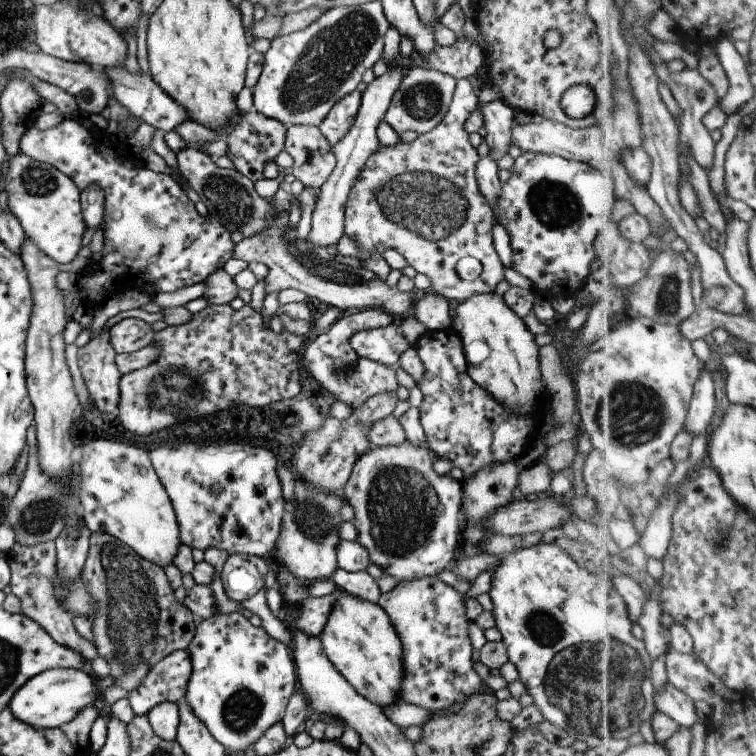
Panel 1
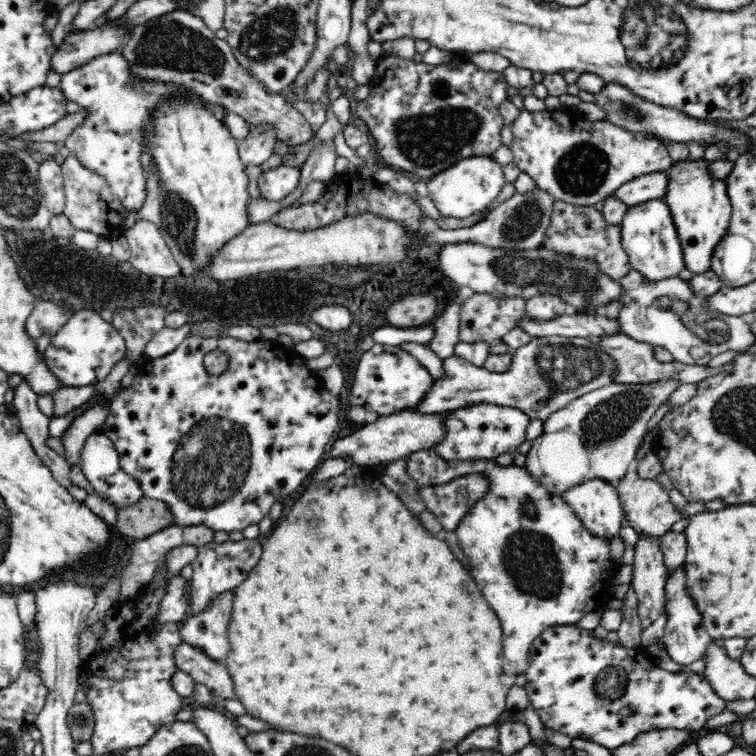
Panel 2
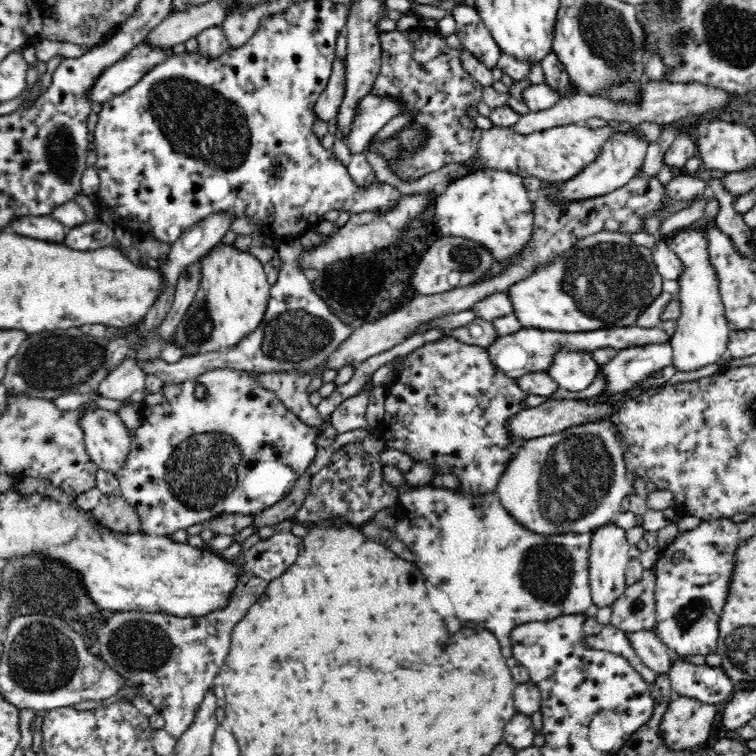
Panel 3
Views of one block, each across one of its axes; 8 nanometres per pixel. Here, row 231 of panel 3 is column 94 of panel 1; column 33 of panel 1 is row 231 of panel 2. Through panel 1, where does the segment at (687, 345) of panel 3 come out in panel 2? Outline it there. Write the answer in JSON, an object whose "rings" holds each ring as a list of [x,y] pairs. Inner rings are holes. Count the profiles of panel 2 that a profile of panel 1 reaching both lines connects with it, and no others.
{"rings":[[[680,160],[668,167],[668,186],[664,200],[670,208],[672,218],[684,251],[684,268],[696,273],[711,268],[711,256],[716,244],[728,234],[733,212],[727,192],[726,180],[713,178],[709,162],[701,160]]]}

